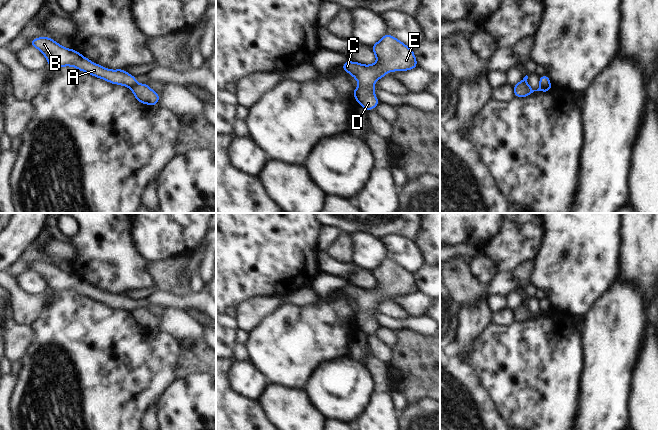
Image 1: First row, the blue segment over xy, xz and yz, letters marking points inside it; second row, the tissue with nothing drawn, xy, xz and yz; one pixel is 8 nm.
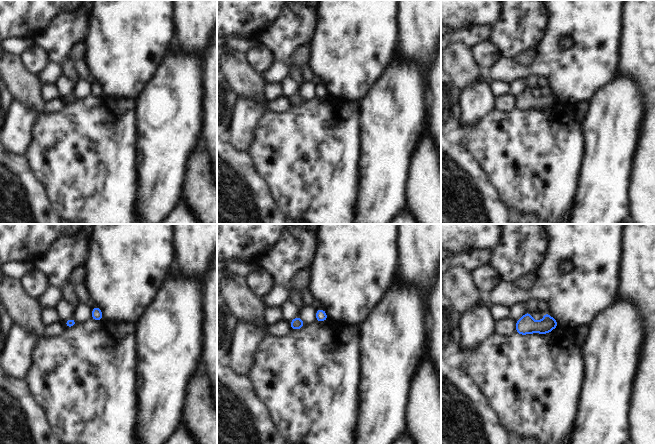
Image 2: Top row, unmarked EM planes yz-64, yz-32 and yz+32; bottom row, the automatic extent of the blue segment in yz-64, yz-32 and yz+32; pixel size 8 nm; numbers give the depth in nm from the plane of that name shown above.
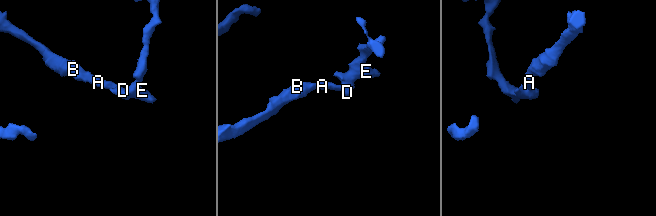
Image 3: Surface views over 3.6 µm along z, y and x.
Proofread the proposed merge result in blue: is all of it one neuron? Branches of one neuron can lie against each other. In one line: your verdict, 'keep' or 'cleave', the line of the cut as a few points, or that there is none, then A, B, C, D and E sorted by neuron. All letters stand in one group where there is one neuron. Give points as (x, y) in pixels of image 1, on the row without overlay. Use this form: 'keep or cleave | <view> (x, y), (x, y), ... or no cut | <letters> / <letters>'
cleave | yz (550, 308), (545, 311), (540, 310) | A B / C D E

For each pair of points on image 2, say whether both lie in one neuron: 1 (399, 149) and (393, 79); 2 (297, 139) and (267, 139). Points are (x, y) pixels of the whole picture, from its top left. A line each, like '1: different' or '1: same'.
1: same
2: same

